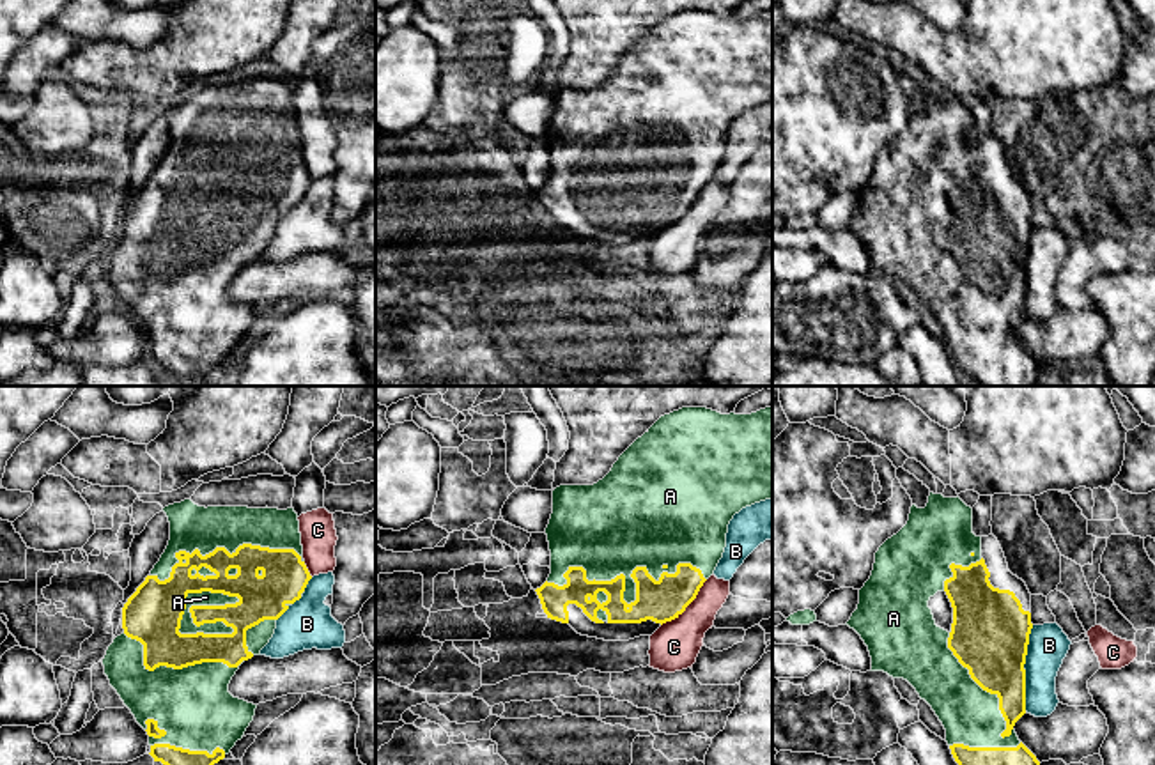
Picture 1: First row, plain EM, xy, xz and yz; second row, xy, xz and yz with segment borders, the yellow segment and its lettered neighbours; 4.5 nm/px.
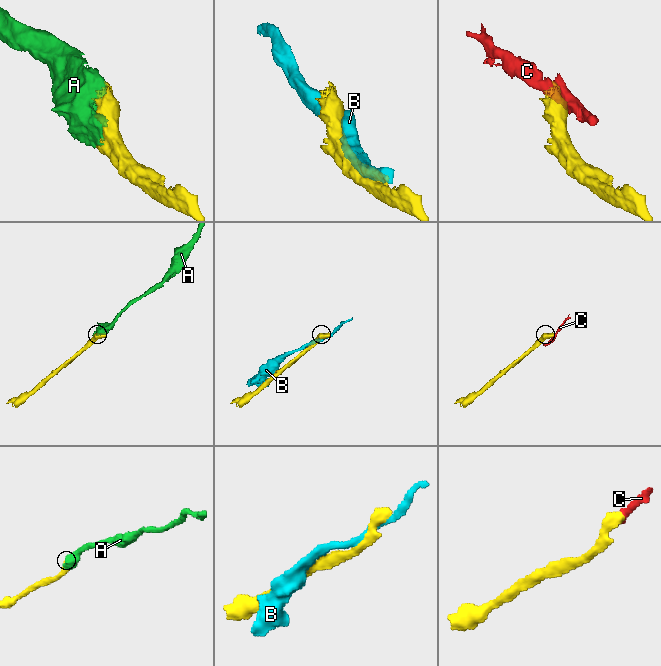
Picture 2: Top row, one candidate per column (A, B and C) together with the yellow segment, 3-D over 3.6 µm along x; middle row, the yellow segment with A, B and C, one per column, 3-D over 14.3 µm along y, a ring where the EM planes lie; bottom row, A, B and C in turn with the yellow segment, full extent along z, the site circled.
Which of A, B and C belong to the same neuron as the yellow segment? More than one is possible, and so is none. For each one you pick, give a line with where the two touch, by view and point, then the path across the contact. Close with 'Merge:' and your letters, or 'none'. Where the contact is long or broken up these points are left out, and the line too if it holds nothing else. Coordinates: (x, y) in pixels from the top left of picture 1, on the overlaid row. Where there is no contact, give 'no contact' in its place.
A: xz (622, 599)
Merge: A

